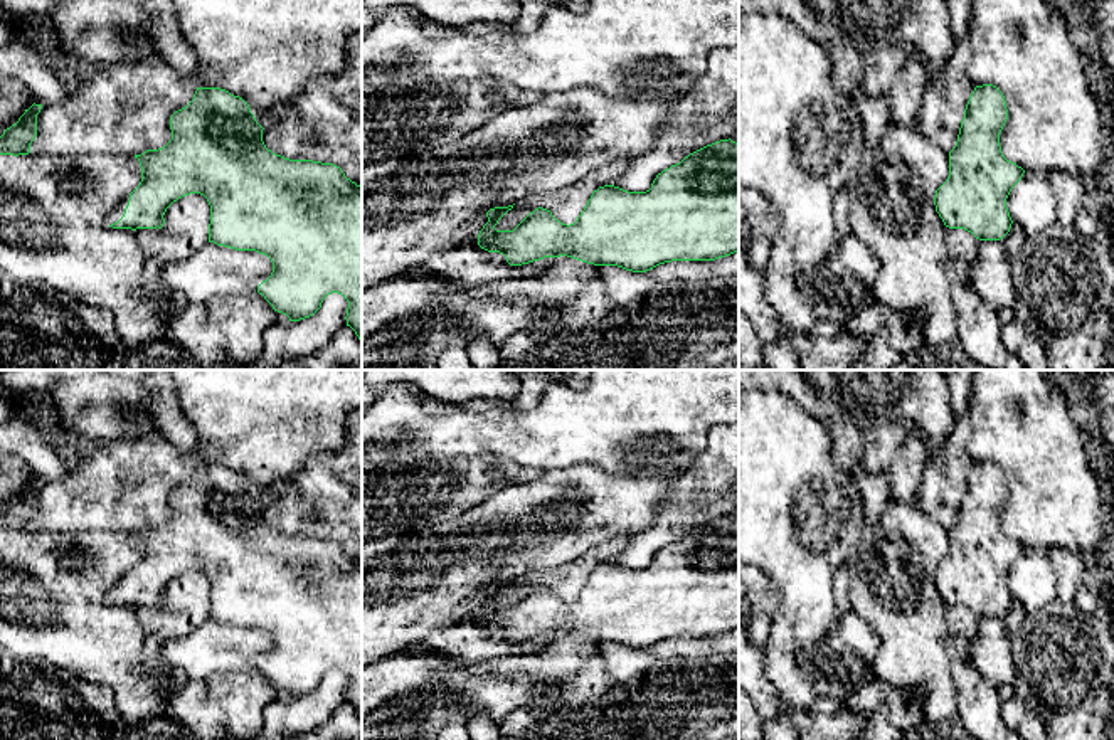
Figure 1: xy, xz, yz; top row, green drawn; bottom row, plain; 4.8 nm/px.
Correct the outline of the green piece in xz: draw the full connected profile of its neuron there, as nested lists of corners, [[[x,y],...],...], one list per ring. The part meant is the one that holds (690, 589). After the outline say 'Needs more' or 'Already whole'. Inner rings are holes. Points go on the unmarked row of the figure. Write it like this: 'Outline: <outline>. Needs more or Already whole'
Outline: [[[730,515],[720,516],[690,530],[680,540],[658,550],[646,568],[628,568],[614,562],[599,563],[570,602],[538,584],[513,607],[496,607],[498,597],[512,585],[513,582],[490,585],[488,599],[478,610],[478,622],[488,629],[503,631],[510,642],[567,632],[594,642],[618,642],[633,649],[646,649],[671,637],[715,637],[739,629],[739,520]]]. Already whole

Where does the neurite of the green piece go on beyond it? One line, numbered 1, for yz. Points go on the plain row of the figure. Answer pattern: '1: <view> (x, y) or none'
1: none

